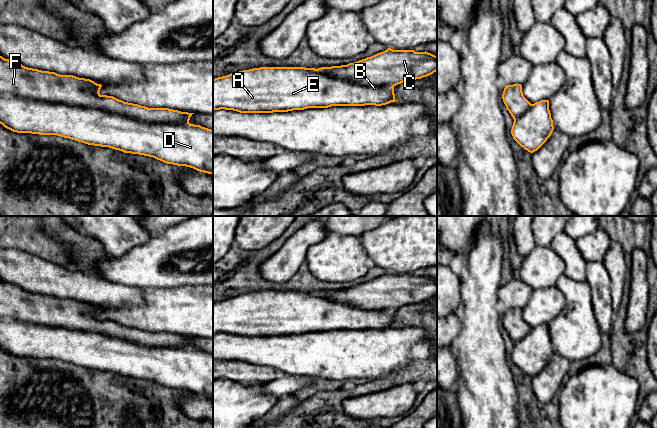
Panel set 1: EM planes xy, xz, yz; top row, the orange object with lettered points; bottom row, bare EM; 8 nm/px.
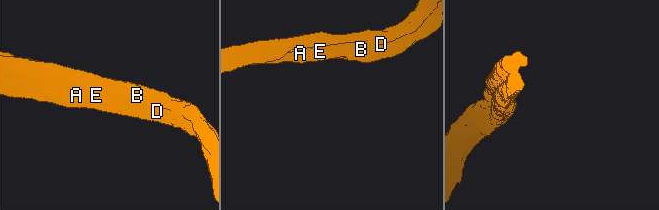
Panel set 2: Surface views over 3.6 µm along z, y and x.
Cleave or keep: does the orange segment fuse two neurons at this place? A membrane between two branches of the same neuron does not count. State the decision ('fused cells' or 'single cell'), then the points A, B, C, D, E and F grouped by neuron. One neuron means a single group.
single cell | A B C D E F

